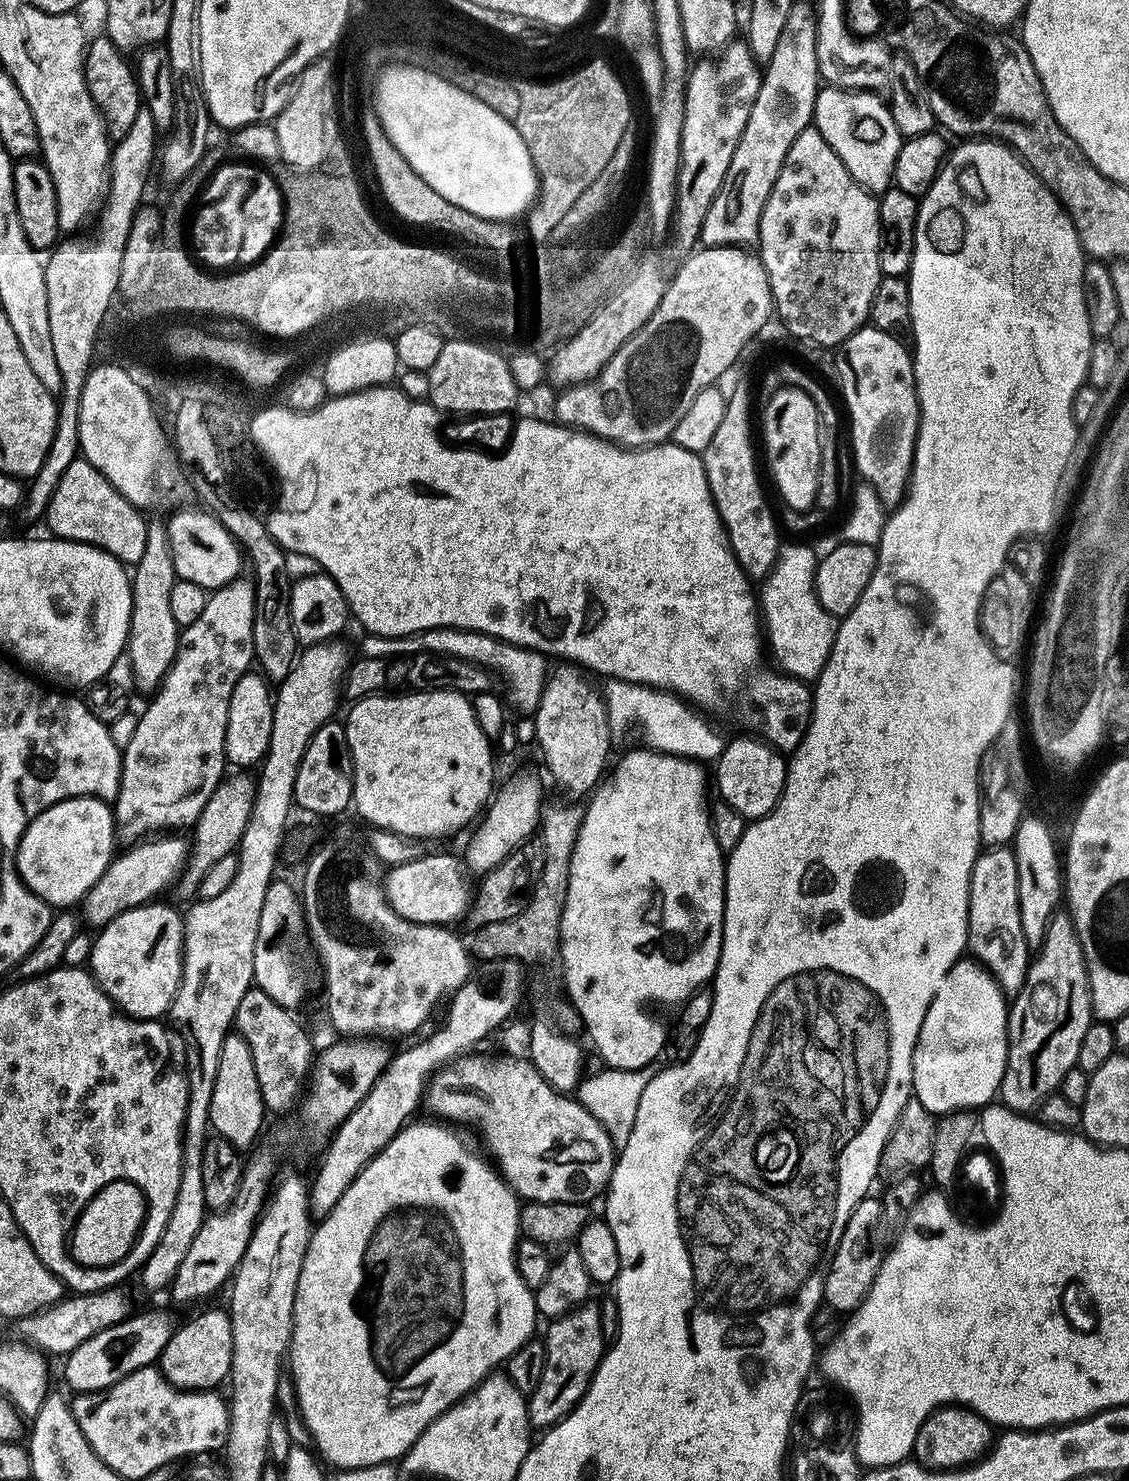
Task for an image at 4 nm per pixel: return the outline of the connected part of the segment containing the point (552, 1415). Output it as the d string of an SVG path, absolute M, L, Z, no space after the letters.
M592 1303L579 1304L564 1316L553 1319L548 1324L548 1333L542 1336L542 1343L546 1350L546 1370L542 1370L538 1390L534 1390L527 1397L528 1422L533 1429L547 1430L553 1424L557 1424L563 1416L572 1413L576 1403L584 1397L590 1386L596 1367L606 1351L600 1304Z

